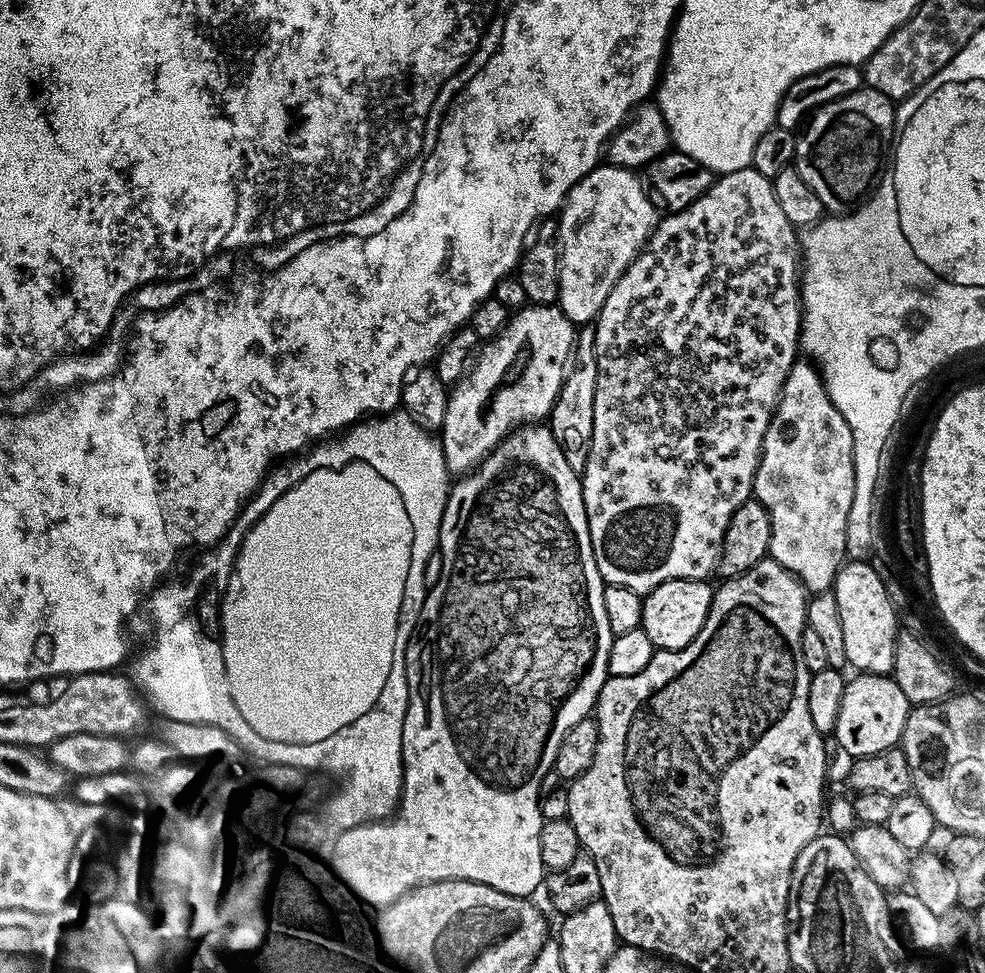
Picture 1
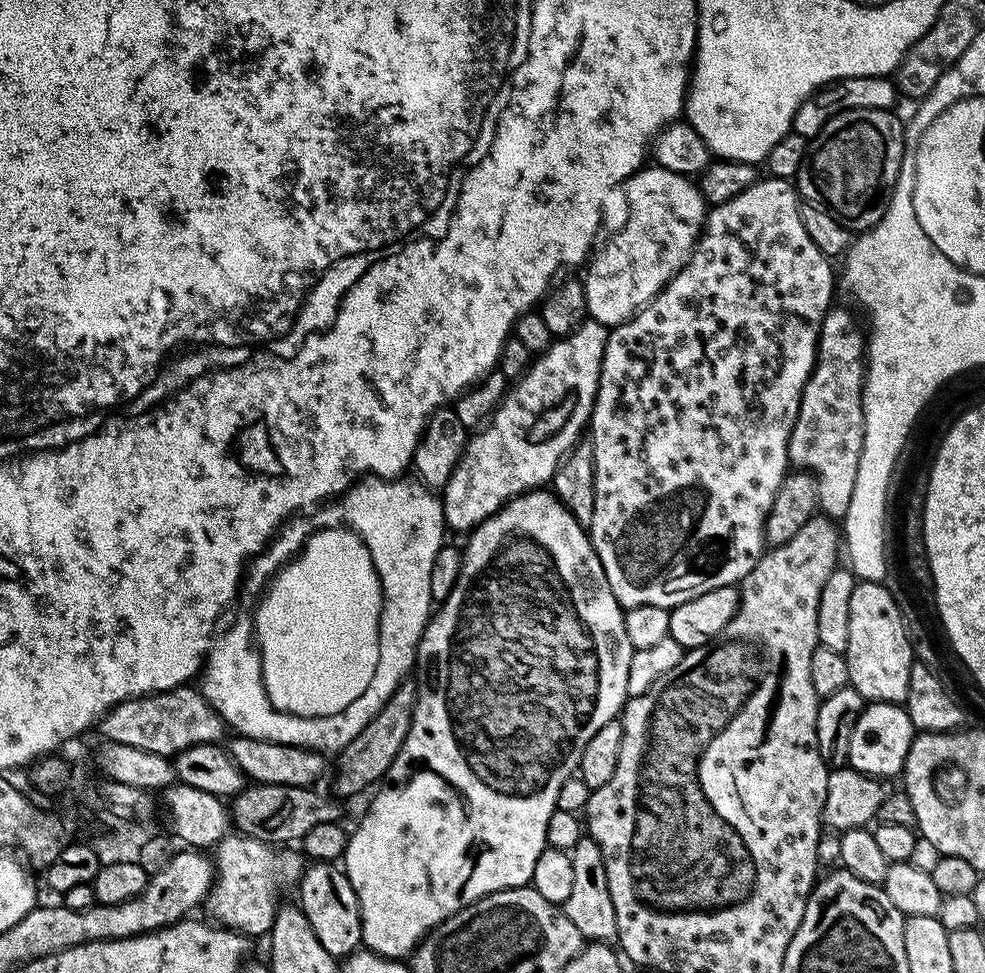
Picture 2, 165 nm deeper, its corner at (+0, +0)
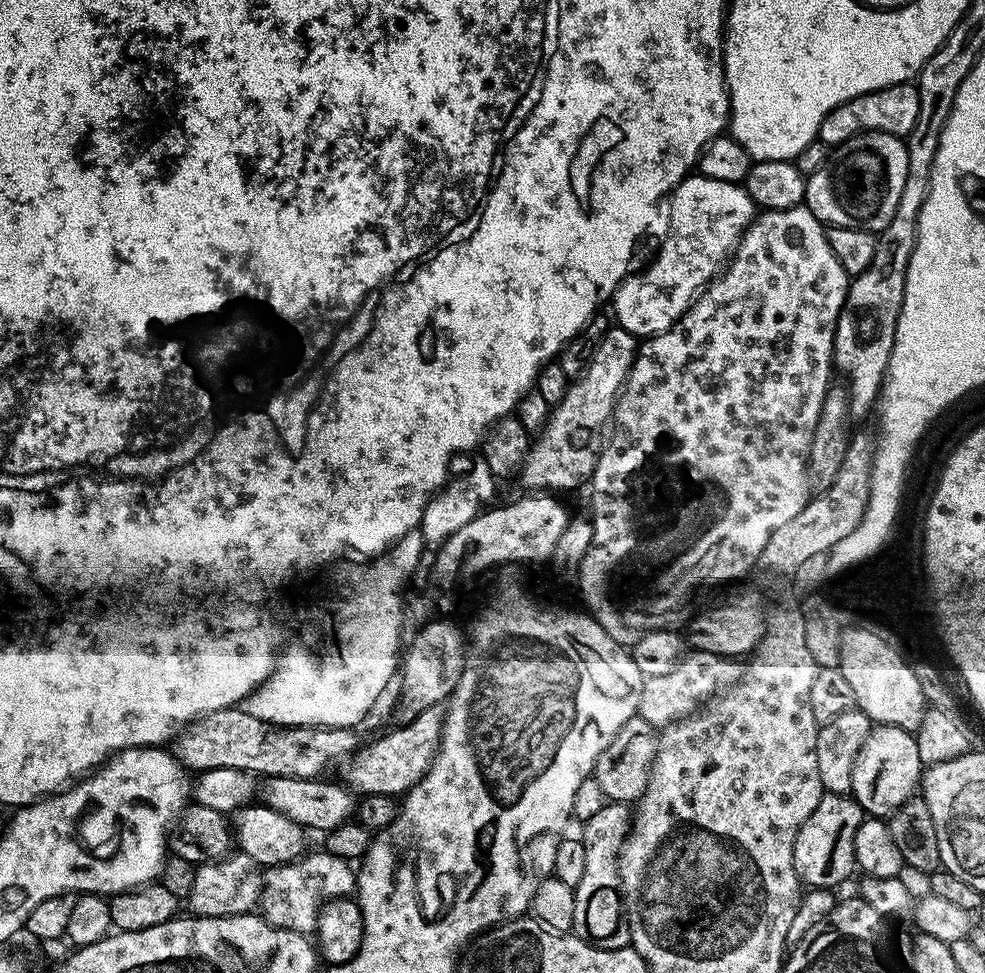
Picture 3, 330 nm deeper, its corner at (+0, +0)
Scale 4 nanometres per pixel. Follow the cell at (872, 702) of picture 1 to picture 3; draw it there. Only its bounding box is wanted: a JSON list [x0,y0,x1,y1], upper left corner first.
[850,724,922,818]

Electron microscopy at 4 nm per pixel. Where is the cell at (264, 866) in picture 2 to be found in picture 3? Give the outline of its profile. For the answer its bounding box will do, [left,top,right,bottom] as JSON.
[259,850,357,934]

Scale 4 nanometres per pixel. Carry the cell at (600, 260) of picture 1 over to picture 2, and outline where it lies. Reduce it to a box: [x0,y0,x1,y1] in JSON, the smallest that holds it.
[582,166,704,326]

